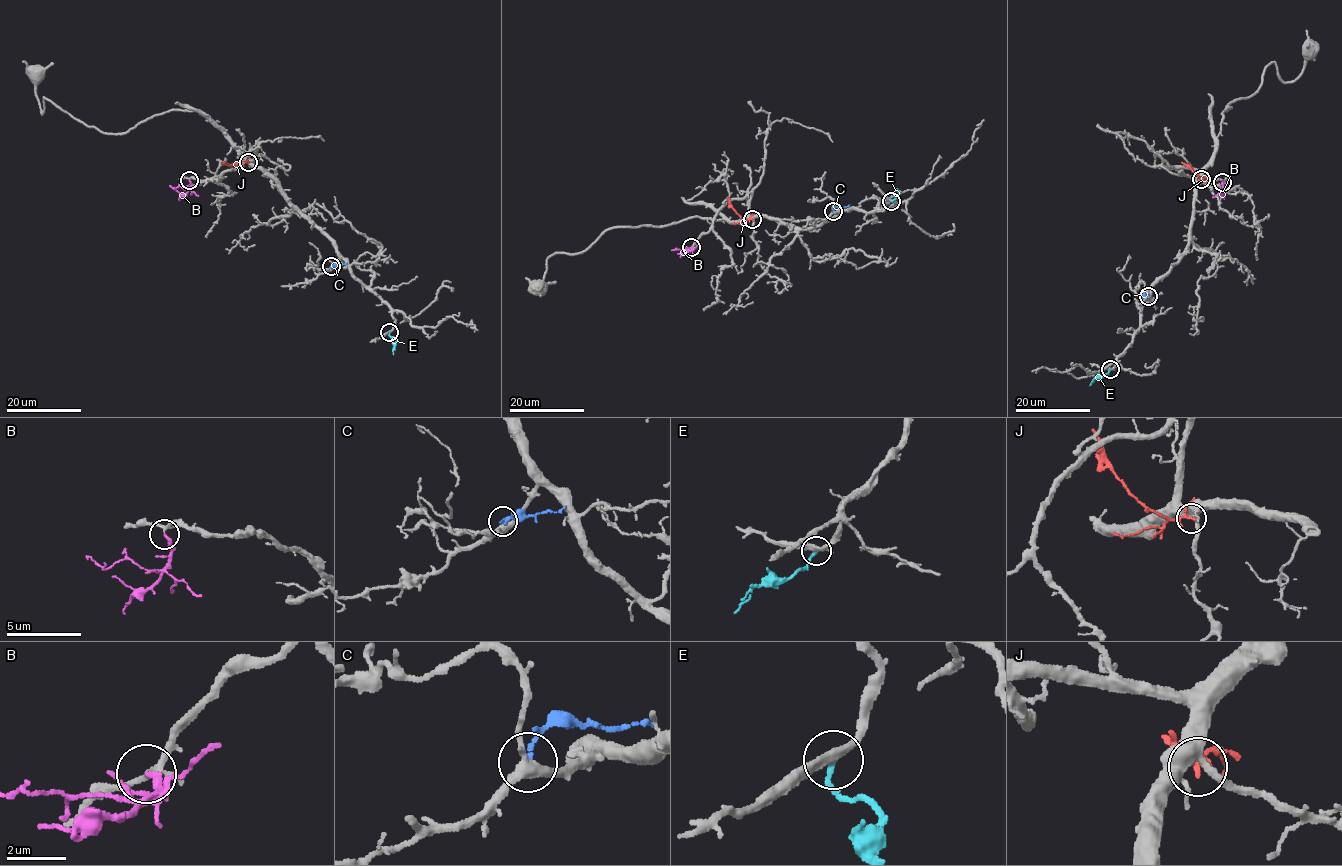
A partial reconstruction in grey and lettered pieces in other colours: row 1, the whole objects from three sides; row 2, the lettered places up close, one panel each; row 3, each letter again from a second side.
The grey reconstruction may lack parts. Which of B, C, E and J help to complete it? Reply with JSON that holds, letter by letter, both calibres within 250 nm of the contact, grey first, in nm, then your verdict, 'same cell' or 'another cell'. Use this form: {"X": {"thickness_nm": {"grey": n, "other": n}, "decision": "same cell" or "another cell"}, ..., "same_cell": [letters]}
{"B": {"thickness_nm": {"grey": 170, "other": 240}, "decision": "same cell"}, "C": {"thickness_nm": {"grey": 320, "other": 120}, "decision": "another cell"}, "E": {"thickness_nm": {"grey": 240, "other": 200}, "decision": "another cell"}, "J": {"thickness_nm": {"grey": 320, "other": 160}, "decision": "another cell"}, "same_cell": ["B"]}

